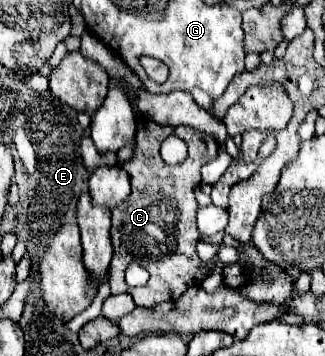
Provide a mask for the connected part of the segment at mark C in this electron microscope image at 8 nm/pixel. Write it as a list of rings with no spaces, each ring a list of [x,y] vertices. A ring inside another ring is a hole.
[[[148,118],[136,122],[136,150],[122,168],[132,178],[132,194],[112,210],[112,246],[114,258],[110,264],[112,294],[130,294],[136,306],[152,308],[164,300],[176,300],[186,288],[200,284],[206,276],[202,260],[196,254],[196,208],[194,188],[200,186],[200,168],[216,158],[218,144],[210,134],[198,132],[190,126],[160,126]],[[166,136],[178,136],[188,144],[188,156],[180,164],[166,164],[160,156],[160,144]],[[130,262],[138,262],[150,272],[150,280],[142,288],[130,288],[124,282],[124,270]]]

